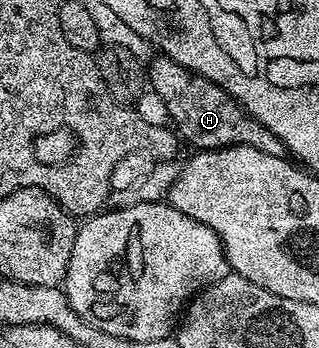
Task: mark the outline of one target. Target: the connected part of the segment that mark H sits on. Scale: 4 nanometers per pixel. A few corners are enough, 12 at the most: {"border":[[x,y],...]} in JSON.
{"border":[[155,55],[148,84],[195,149],[282,143],[216,82]]}

